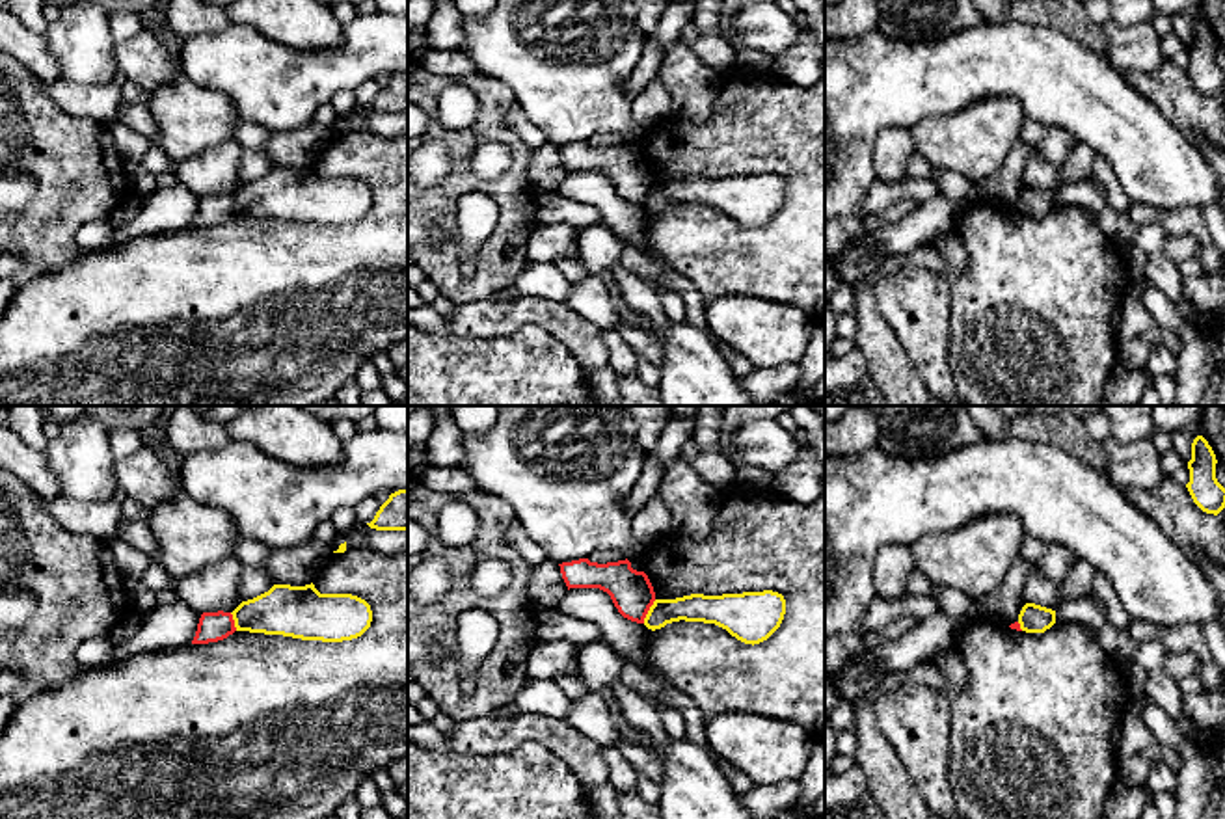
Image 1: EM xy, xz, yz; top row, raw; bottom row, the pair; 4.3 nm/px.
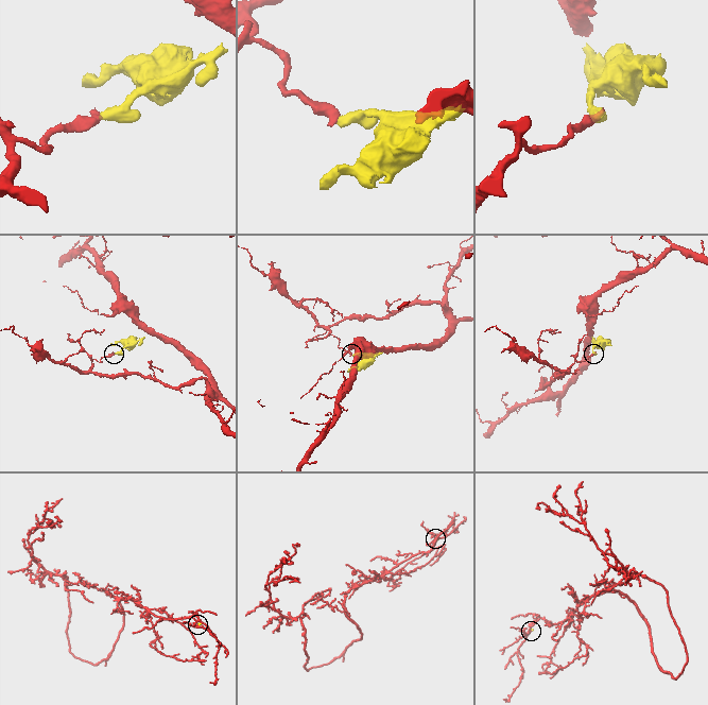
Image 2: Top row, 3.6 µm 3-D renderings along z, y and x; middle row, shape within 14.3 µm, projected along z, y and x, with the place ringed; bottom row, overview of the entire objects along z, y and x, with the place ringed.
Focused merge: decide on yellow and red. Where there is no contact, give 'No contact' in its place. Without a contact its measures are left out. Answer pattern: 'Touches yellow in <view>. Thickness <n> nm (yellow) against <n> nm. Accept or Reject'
Touches yellow in xz. Thickness 130 nm (yellow) against 190 nm. Reject

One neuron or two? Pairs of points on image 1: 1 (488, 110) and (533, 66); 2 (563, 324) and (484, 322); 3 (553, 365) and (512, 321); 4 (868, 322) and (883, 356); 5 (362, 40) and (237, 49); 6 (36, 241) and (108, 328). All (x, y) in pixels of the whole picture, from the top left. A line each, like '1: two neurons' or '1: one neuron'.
1: two neurons
2: one neuron
3: two neurons
4: one neuron
5: one neuron
6: two neurons

